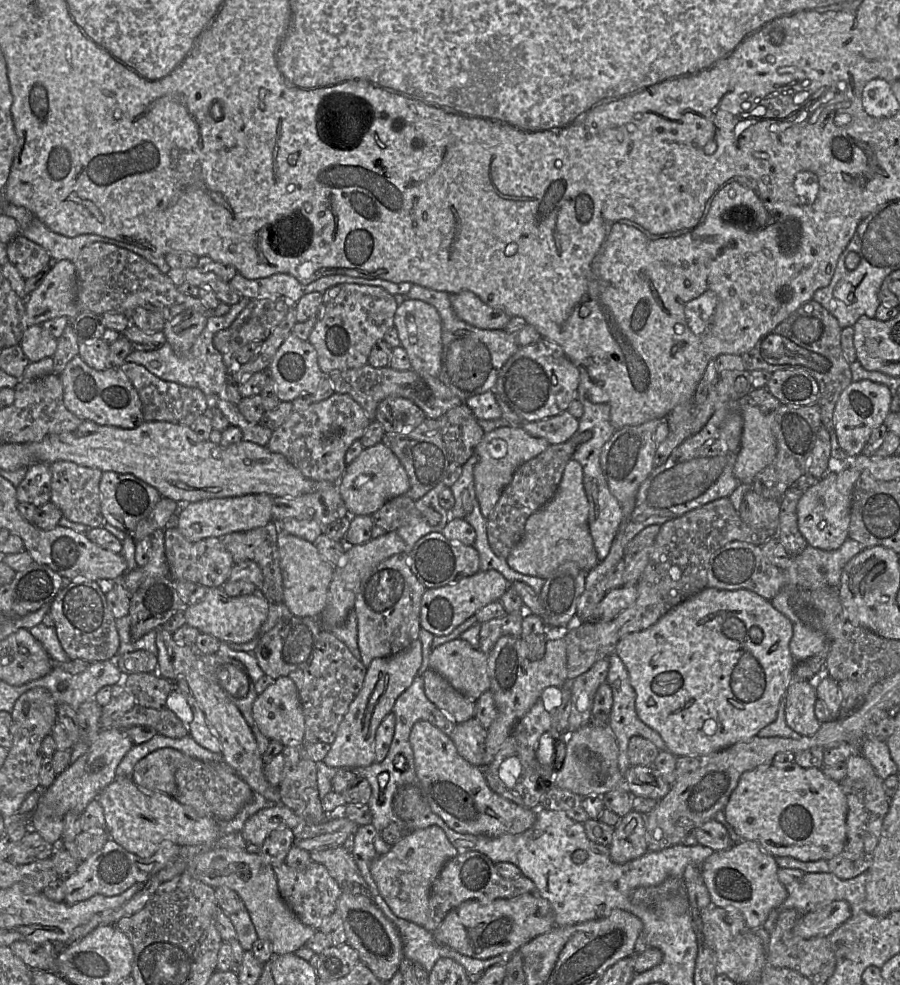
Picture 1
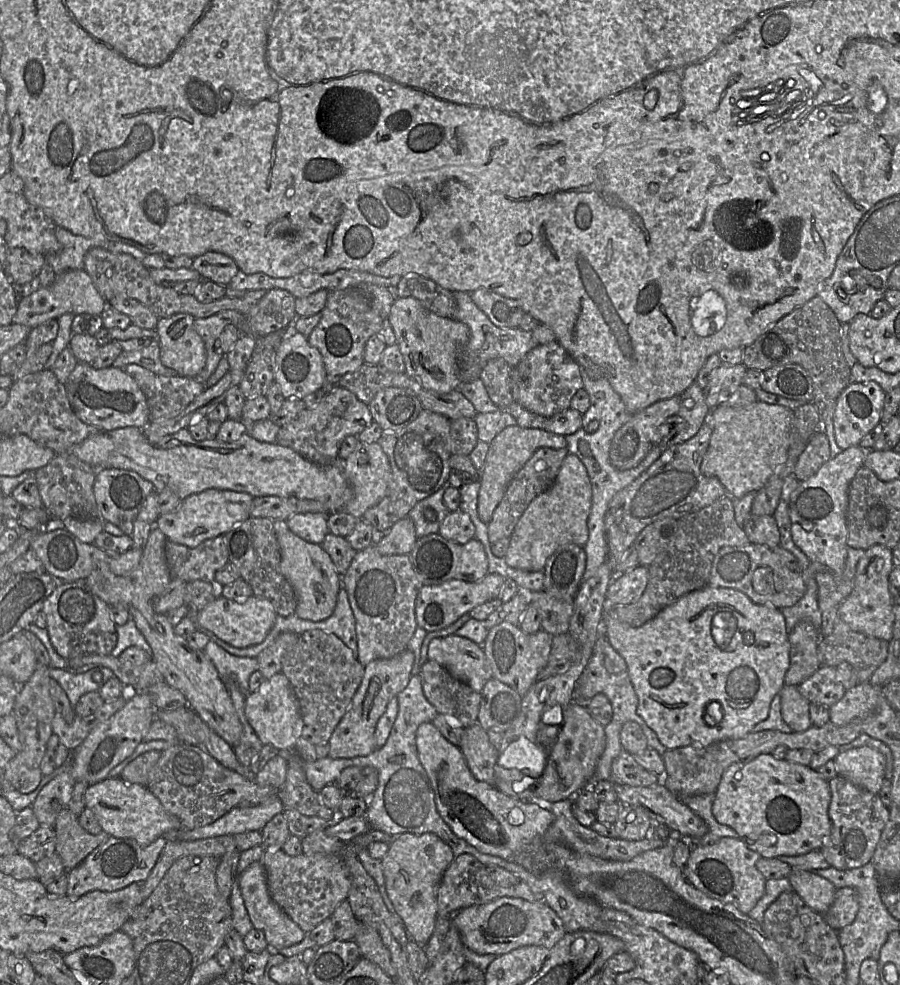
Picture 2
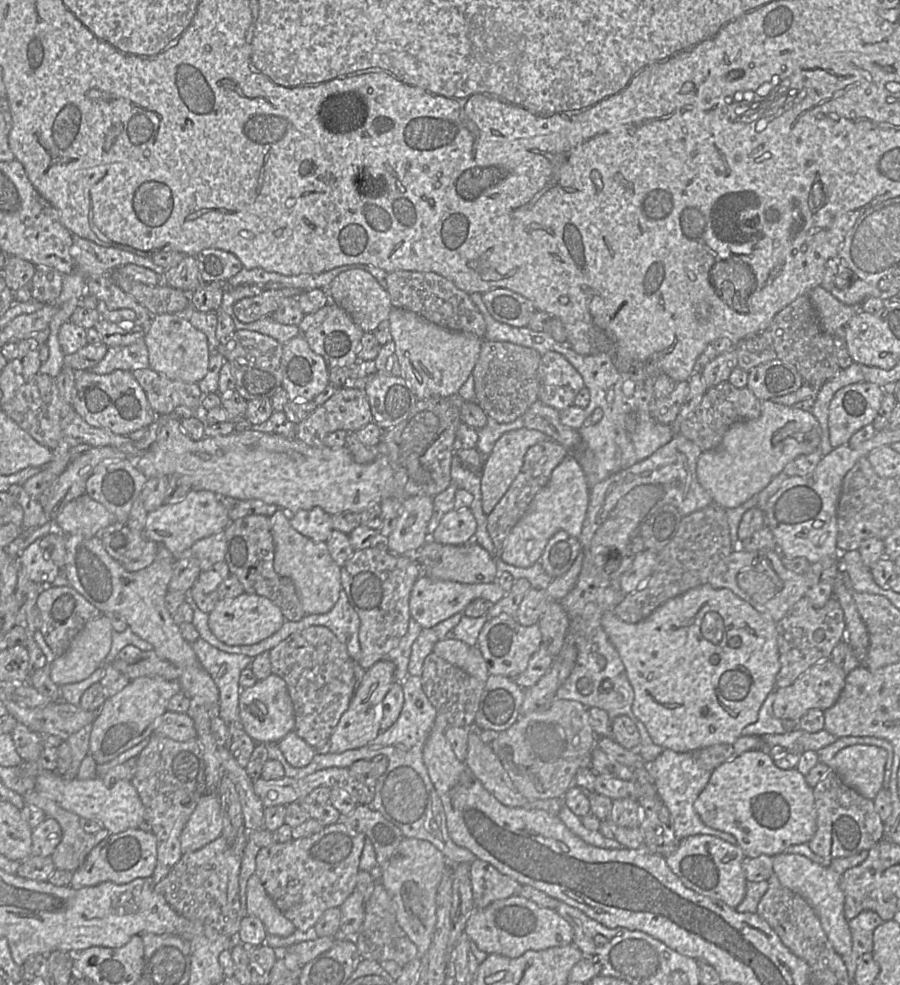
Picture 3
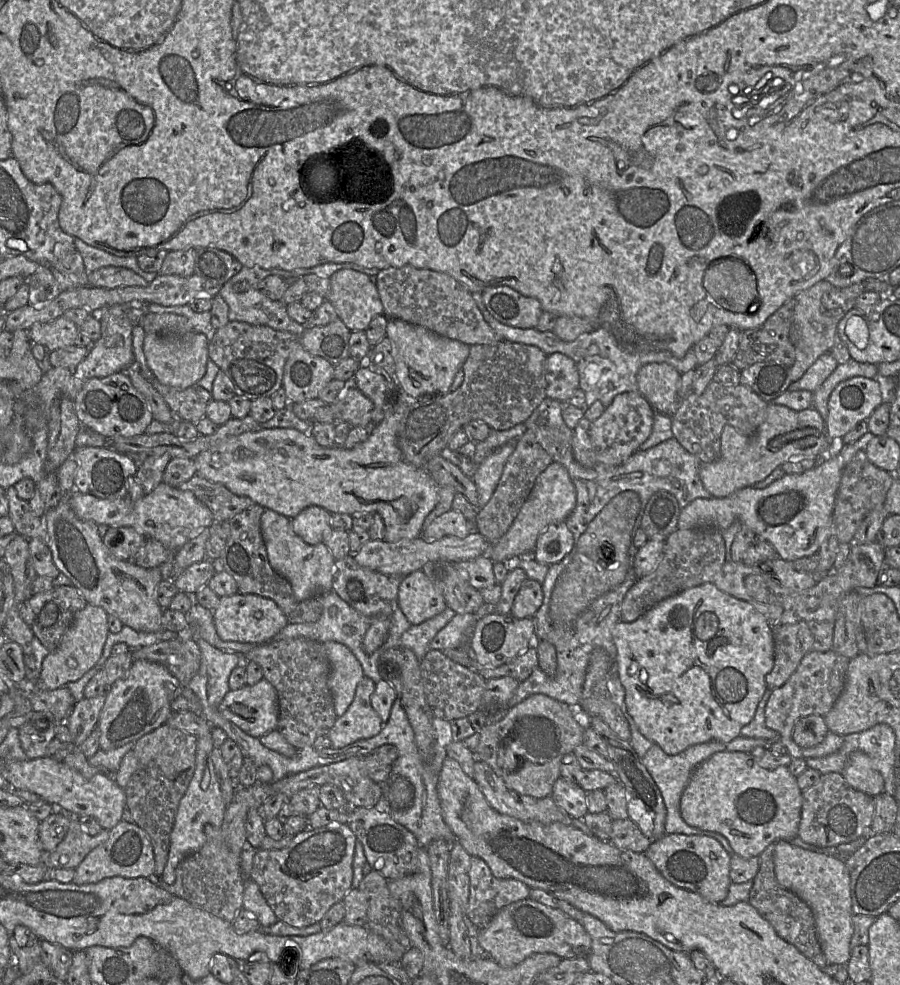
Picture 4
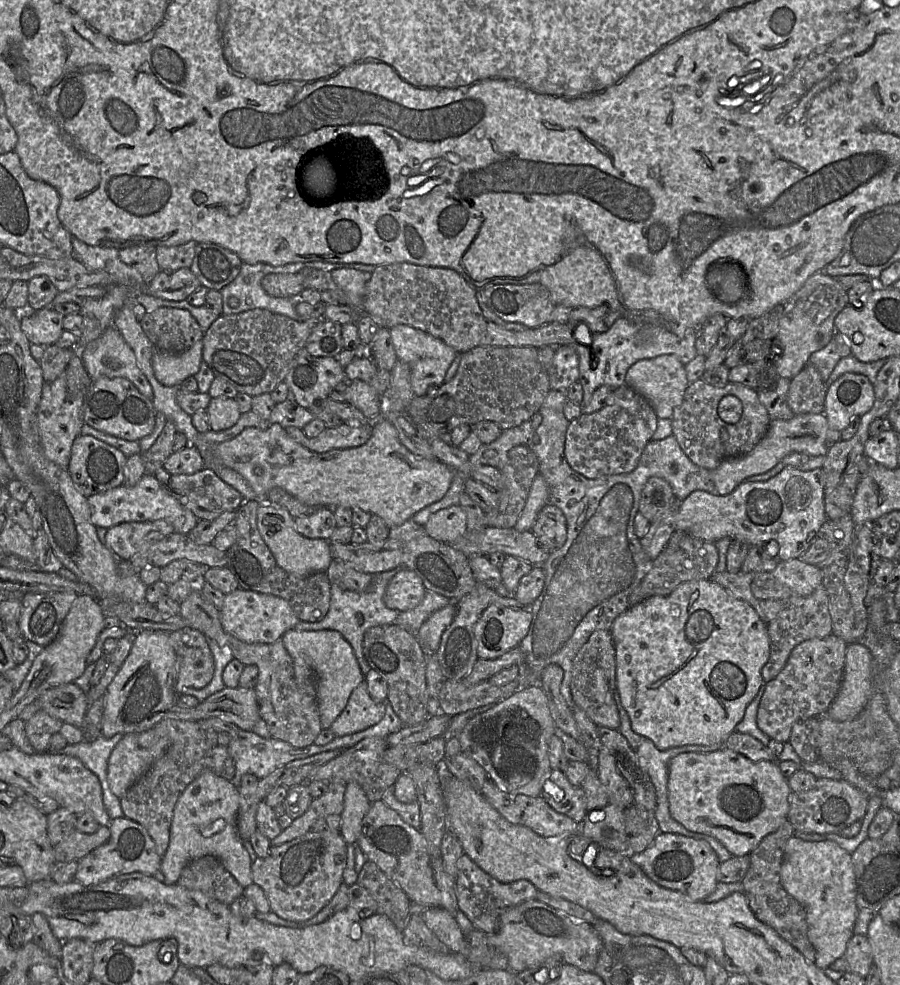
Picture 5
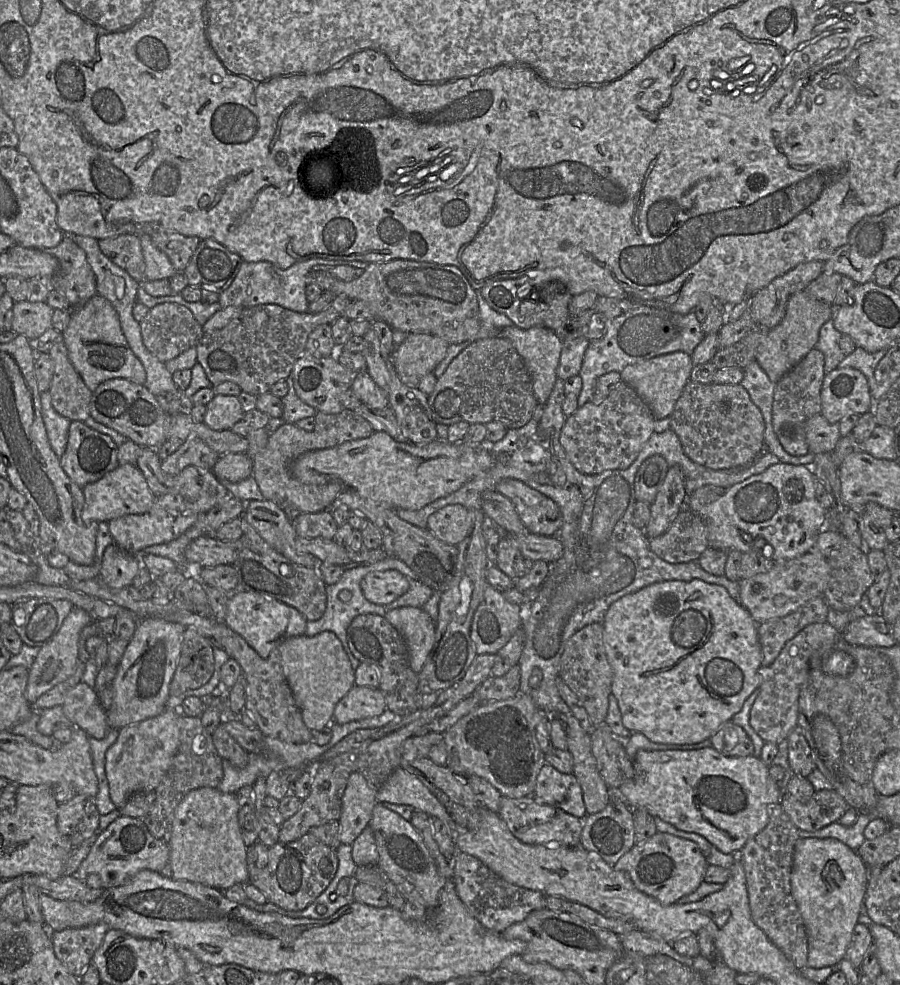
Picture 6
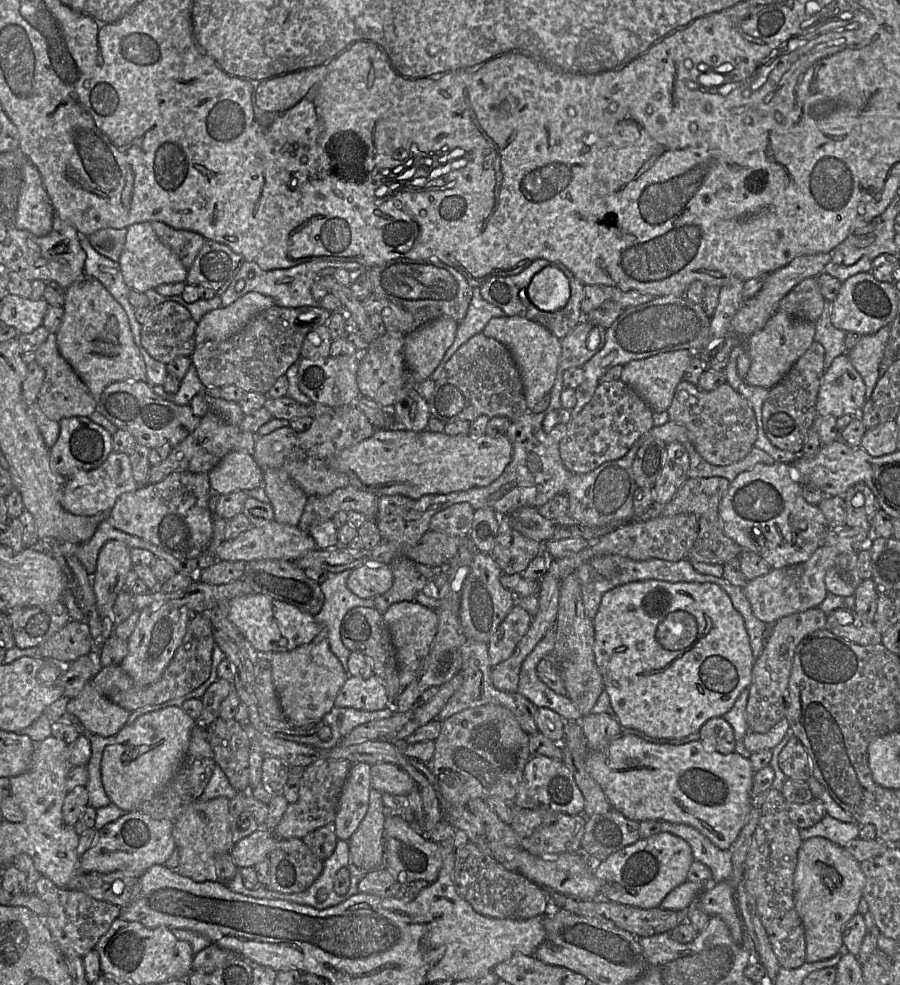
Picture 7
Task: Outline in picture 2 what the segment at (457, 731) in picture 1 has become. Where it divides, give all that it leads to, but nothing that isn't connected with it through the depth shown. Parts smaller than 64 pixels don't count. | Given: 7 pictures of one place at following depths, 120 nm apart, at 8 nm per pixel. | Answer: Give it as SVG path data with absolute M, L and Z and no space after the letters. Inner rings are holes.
M478 723L464 728L458 747L474 777L479 781L493 785L498 749L490 743L487 731Z

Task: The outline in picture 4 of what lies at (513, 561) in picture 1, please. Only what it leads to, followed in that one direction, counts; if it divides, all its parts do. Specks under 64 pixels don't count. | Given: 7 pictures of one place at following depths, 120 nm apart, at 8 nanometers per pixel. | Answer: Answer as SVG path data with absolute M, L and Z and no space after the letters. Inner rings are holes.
M552 462L536 479L534 487L527 500L522 505L514 522L496 543L490 547L490 553L483 556L489 557L494 563L507 562L508 560L519 556L534 556L537 538L540 533L550 524L563 522L571 514L576 505L576 489L569 476L567 469L558 462Z

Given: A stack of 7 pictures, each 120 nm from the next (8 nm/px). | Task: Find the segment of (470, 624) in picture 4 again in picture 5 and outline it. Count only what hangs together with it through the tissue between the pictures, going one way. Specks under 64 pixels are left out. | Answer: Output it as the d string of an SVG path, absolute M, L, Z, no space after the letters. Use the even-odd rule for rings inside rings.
M454 603L435 611L416 633L425 655L435 654L439 648L442 634L454 620L456 609Z

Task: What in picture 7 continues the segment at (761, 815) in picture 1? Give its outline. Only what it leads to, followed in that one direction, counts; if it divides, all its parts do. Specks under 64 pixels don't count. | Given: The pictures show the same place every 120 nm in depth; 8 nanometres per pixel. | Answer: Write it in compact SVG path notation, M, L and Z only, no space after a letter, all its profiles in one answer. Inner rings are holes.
M628 734L620 735L614 740L612 740L604 749L602 750L589 750L586 760L585 768L589 775L600 785L603 789L611 807L620 813L622 813L626 818L630 820L635 820L638 822L645 820L660 820L671 823L686 824L692 826L701 832L705 837L707 837L715 846L722 850L731 849L736 842L743 826L746 823L746 819L753 807L751 798L751 789L753 783L754 770L752 768L749 759L741 756L736 752L729 754L721 754L716 750L710 750L709 745L703 745L702 741L692 741L682 745L672 745L672 744L656 744L647 742L644 739Z

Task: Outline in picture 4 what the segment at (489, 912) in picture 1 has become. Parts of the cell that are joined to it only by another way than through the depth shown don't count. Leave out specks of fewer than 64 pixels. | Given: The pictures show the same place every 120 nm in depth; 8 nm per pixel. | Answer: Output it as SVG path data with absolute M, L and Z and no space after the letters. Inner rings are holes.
M529 897L502 908L485 928L479 930L478 942L489 958L504 968L514 967L534 953L553 953L562 959L587 958L592 946L590 935L579 921L565 915L558 909L548 907Z

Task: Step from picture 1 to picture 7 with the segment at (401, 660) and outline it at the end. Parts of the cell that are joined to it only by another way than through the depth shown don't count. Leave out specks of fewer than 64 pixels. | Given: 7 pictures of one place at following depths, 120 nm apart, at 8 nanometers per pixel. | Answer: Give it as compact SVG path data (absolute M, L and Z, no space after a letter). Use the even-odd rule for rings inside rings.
M375 674L368 679L349 675L337 694L334 705L373 712L391 706L392 700Z

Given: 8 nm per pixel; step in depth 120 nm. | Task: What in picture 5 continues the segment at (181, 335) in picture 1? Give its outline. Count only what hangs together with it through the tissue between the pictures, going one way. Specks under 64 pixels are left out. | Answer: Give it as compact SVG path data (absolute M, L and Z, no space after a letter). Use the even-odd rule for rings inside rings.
M197 341L182 353L167 353L156 350L152 356L152 368L156 379L164 386L178 386L200 369L203 343Z

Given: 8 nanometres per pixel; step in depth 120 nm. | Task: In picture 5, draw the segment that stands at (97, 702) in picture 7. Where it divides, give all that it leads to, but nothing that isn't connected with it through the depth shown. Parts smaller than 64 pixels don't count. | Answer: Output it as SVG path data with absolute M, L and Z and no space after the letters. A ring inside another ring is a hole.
M74 683L46 690L39 696L41 710L63 722L83 728L88 710L87 694Z

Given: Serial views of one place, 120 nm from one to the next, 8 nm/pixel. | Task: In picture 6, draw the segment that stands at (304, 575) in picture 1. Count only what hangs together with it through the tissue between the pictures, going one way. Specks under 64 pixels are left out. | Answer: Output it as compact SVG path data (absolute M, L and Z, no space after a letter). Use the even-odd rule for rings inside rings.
M268 500L245 503L247 521L272 548L296 564L317 568L319 560L314 555L296 550L297 532L283 509Z

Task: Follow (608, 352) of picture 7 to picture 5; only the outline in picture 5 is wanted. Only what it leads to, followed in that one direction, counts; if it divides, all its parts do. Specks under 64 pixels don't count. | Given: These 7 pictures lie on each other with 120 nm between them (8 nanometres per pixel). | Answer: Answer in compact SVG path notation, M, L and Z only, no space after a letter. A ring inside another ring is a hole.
M618 318L607 331L592 335L590 344L570 344L579 357L579 382L584 392L582 406L590 402L594 391L602 385L613 389L625 385L627 370L639 360L669 354L686 365L697 356L695 342L698 329L687 330L683 336L678 336L663 325L639 321Z

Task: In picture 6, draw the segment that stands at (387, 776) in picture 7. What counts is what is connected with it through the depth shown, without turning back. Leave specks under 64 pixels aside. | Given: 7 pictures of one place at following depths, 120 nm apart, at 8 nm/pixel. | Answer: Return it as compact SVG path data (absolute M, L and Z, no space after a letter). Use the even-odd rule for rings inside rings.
M401 767L396 768L387 780L376 790L378 802L399 805L411 805L415 810L438 818L447 827L457 829L445 807L436 799L429 789L414 775Z

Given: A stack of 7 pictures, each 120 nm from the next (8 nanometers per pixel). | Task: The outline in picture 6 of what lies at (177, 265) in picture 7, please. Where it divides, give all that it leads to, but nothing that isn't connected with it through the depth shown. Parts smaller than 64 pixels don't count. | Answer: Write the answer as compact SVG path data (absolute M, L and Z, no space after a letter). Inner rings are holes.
M149 234L140 235L139 240L145 262L146 281L169 279L177 273L168 256L153 244Z

